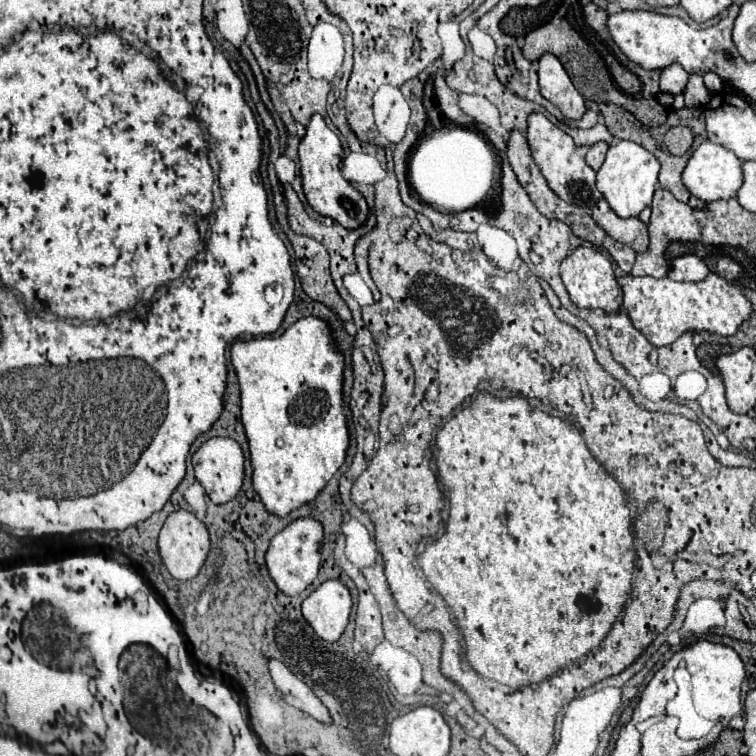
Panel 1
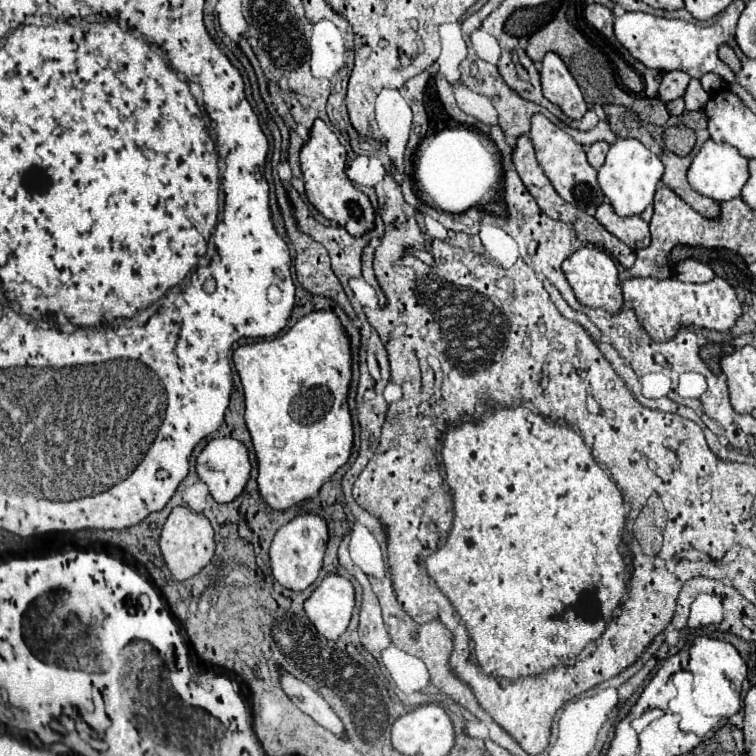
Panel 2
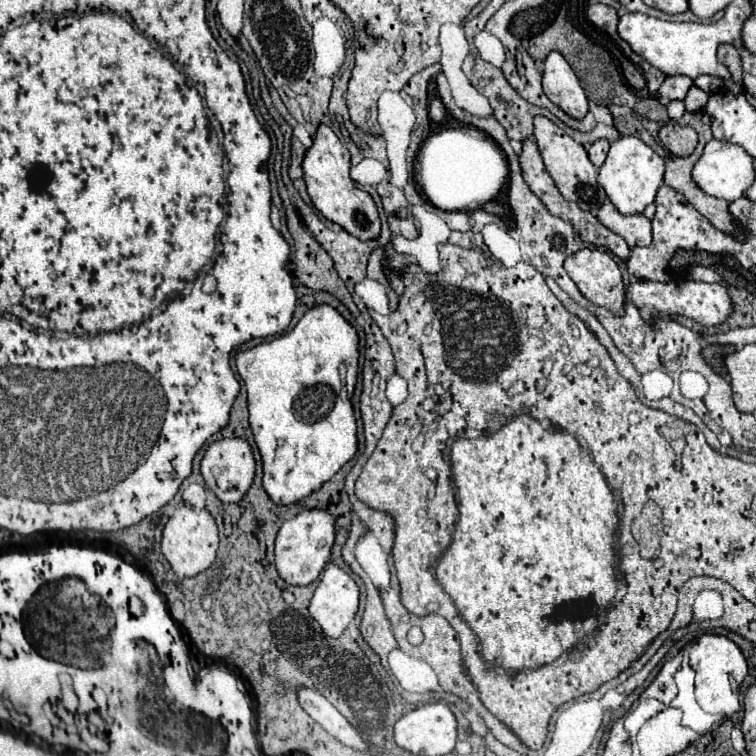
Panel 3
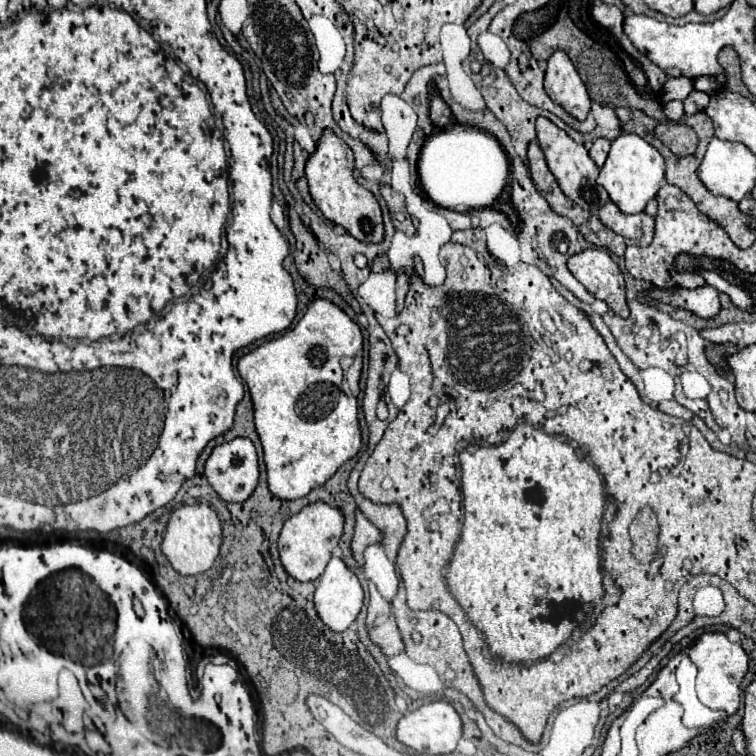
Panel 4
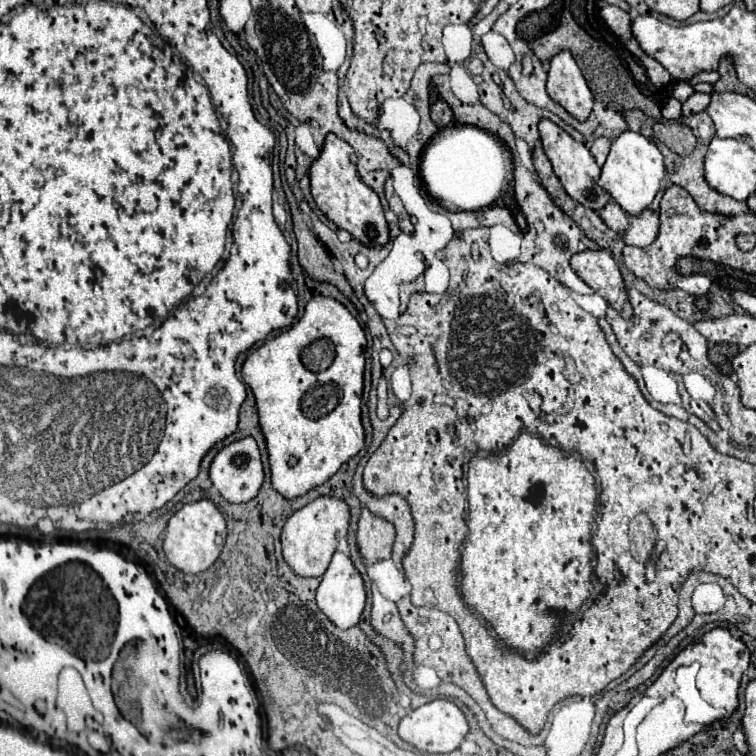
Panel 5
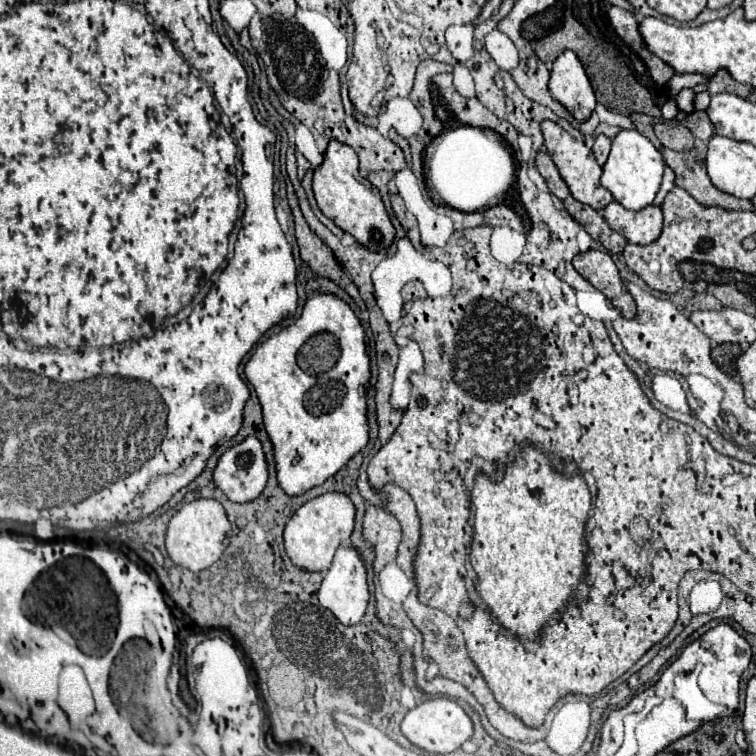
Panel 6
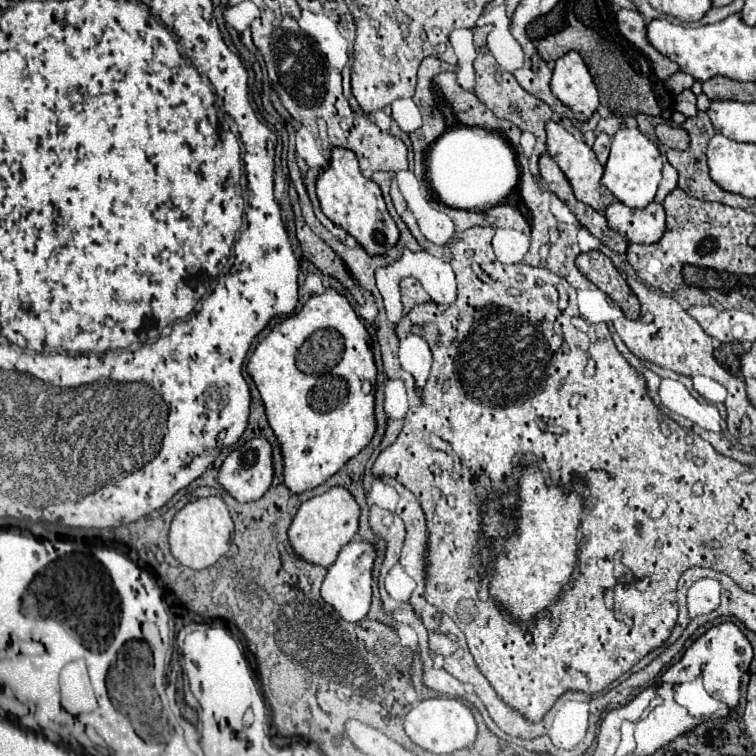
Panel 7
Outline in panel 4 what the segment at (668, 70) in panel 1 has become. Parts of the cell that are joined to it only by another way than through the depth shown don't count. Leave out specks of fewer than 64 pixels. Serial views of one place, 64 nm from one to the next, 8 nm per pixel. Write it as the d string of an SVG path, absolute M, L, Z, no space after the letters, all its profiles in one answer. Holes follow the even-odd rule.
M668 78L668 82L662 88L662 102L670 100L686 100L686 96L694 90L694 84L690 78Z

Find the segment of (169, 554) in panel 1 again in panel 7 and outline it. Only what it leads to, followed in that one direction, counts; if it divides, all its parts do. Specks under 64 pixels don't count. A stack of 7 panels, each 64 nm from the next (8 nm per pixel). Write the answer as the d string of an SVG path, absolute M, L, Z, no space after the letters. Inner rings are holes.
M220 496L198 498L194 502L188 502L174 516L172 526L170 526L170 552L180 564L192 570L204 570L228 552L232 532L234 532L234 522L224 500Z

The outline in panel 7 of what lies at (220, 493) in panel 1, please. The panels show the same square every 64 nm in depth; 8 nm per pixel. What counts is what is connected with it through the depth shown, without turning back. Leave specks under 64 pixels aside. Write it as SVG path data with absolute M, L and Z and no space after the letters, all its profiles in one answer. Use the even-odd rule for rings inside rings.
M252 438L250 442L242 444L234 452L228 454L224 460L220 472L218 472L218 482L228 490L230 496L234 496L238 502L252 502L260 500L266 490L270 488L274 480L274 460L272 460L272 444L266 438Z

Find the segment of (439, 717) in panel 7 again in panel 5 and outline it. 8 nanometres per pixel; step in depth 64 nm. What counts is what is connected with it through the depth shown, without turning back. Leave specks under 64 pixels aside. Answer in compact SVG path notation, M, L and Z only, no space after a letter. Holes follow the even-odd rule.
M446 698L432 700L412 712L408 712L402 718L400 728L398 728L398 734L402 740L412 744L420 752L428 752L428 754L448 754L448 752L456 750L468 732L470 732L470 726L468 726L466 716L454 702L450 702Z

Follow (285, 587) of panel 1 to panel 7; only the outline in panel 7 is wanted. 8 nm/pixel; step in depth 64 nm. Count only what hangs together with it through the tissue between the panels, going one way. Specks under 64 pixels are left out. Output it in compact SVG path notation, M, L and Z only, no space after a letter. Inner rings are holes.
M334 486L328 492L300 504L290 526L290 544L302 560L328 568L328 560L336 560L340 550L356 536L360 522L360 506L344 486Z

